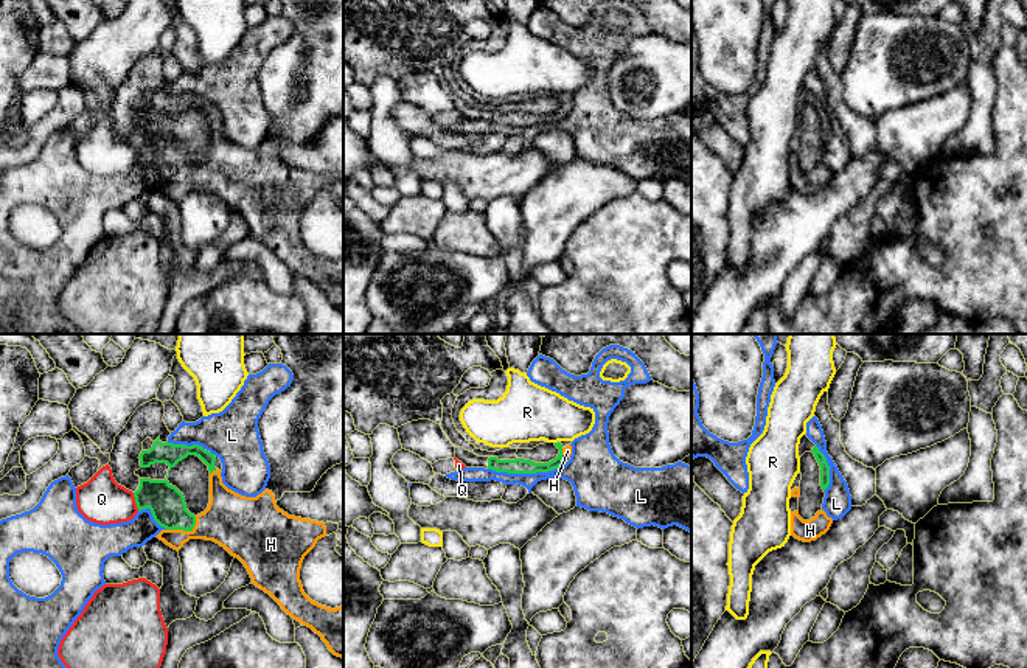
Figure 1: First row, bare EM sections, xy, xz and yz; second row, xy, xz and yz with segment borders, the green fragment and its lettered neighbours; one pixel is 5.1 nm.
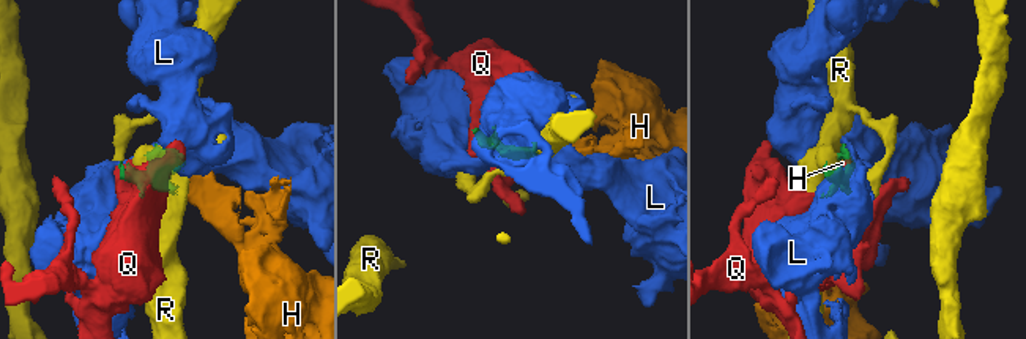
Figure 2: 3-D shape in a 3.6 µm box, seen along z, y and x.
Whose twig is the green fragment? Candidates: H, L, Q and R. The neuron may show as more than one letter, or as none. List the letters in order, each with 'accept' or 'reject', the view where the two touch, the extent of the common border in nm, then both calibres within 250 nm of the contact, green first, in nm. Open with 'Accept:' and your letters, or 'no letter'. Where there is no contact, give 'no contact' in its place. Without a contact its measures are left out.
Accept: H
H: accept; meets green in xy; contact 180 nm long; 190 nm thick on the green side, 280 nm on the other
L: reject; meets green in xz; contact 400 nm long; 80 nm thick on the green side, 120 nm on the other
Q: reject; meets green in xy; contact 100 nm long; 190 nm thick on the green side, 240 nm on the other
R: reject; meets green in xz; contact 30 nm long; 80 nm thick on the green side, 300 nm on the other

